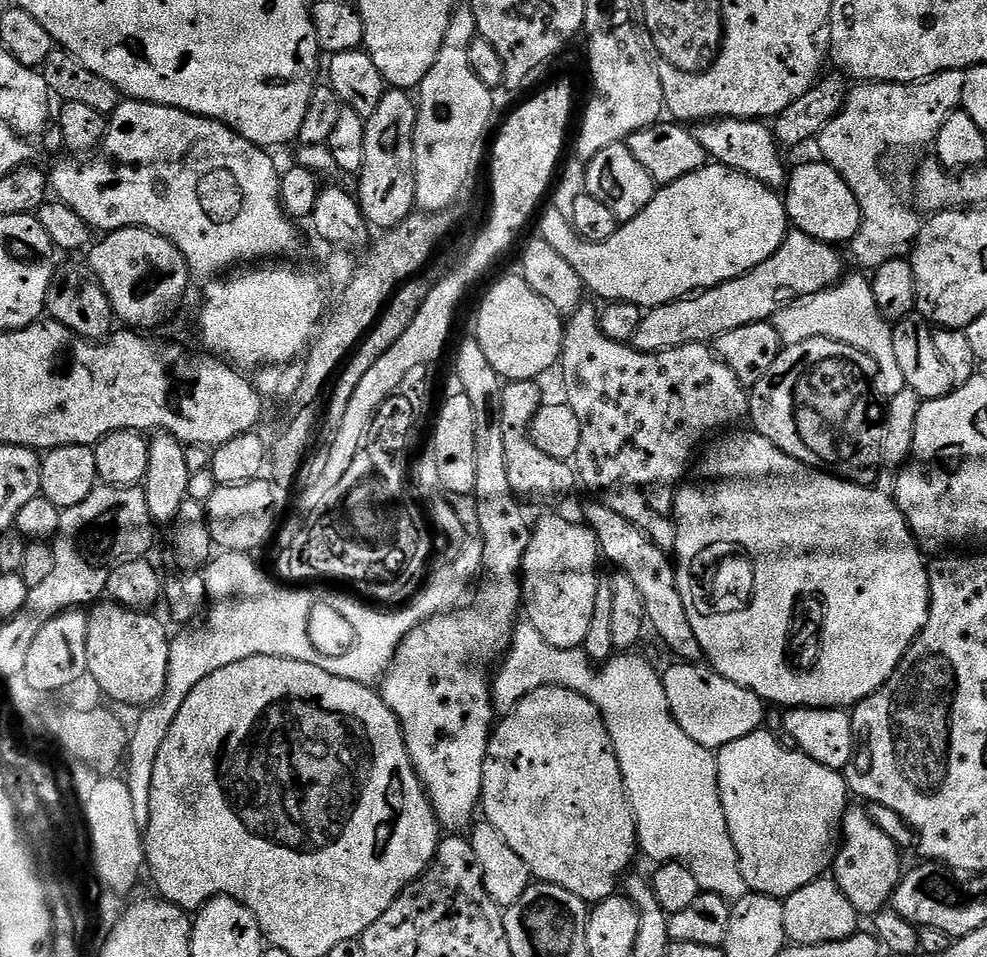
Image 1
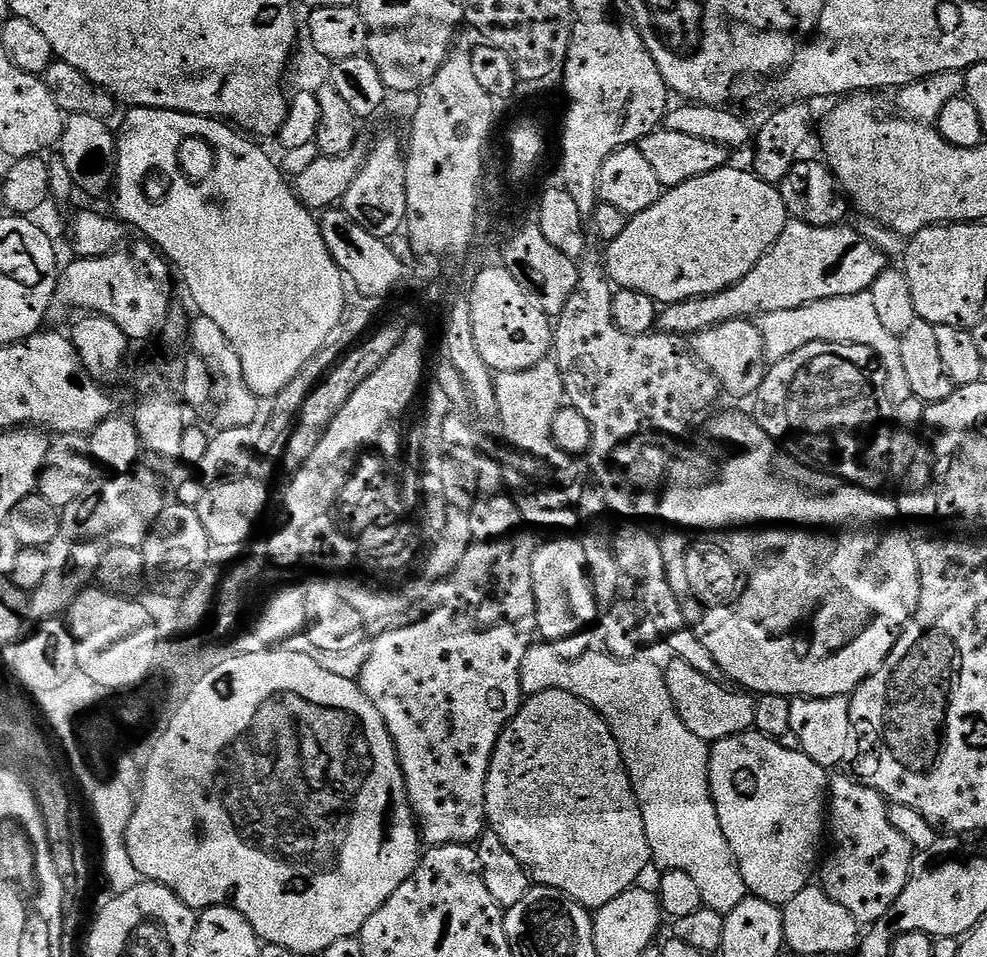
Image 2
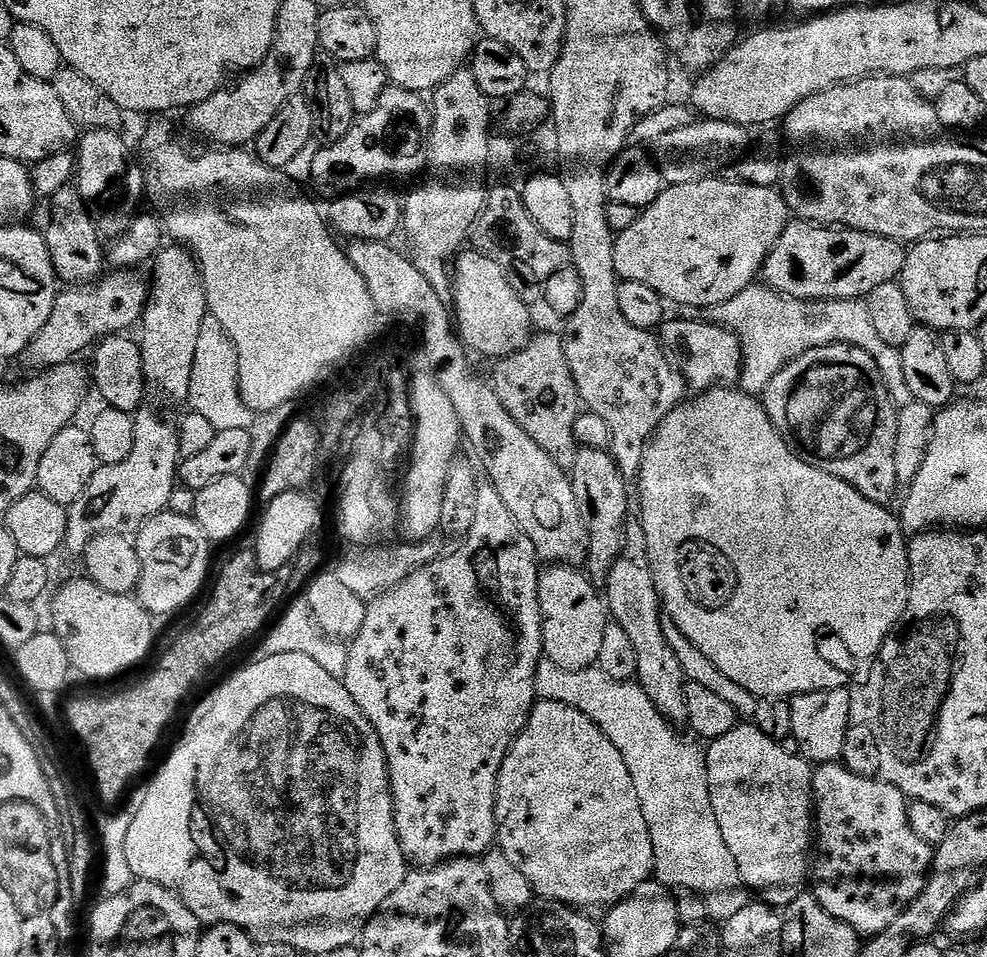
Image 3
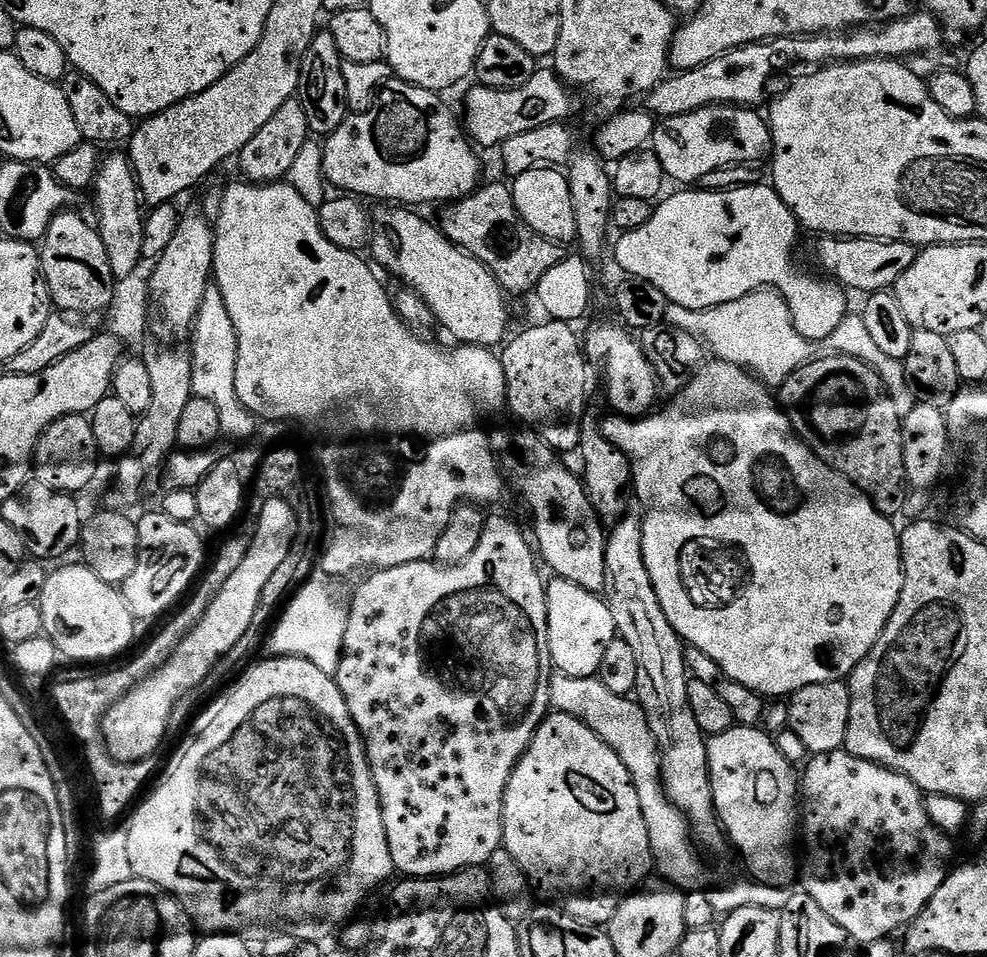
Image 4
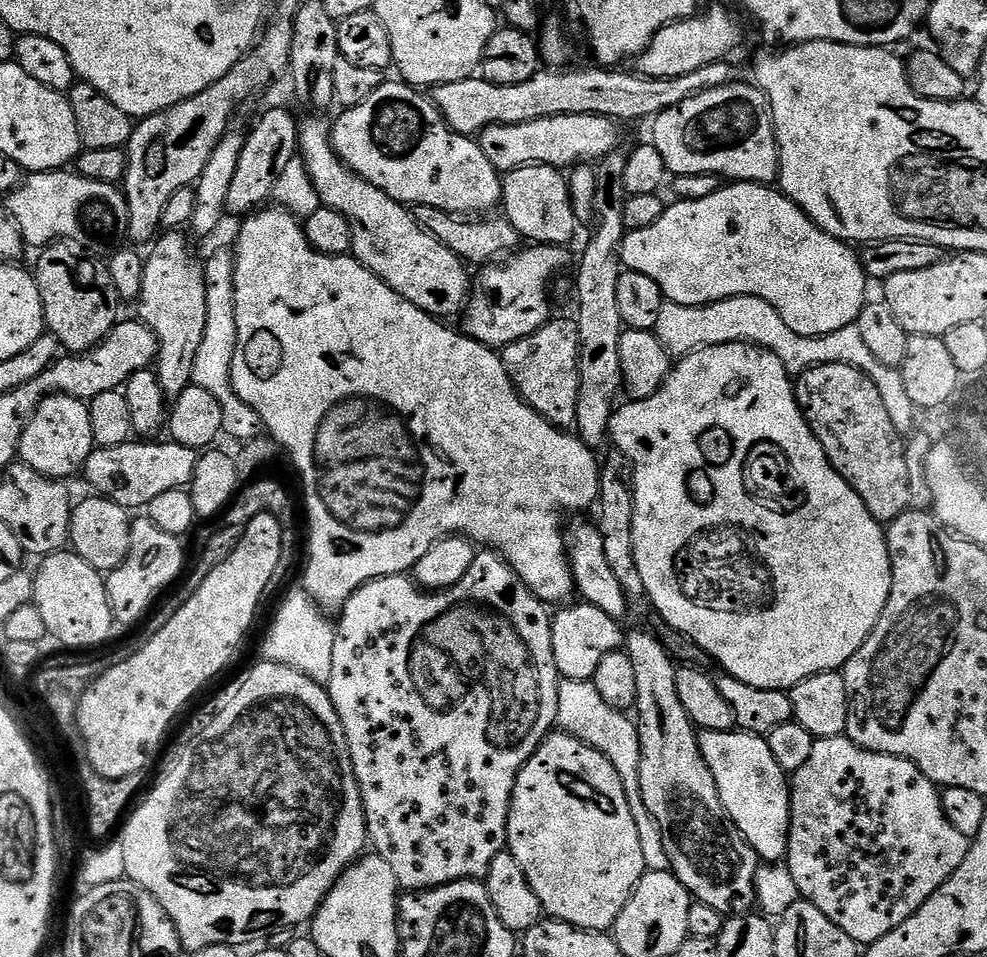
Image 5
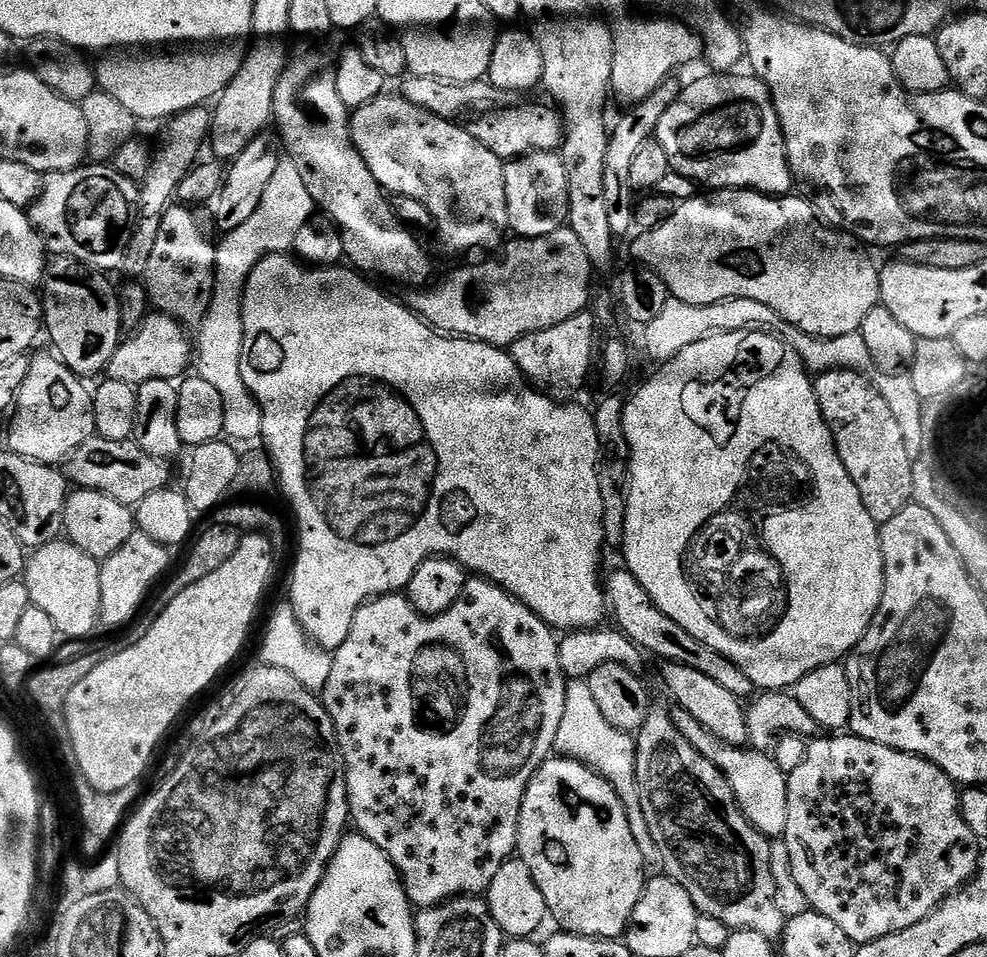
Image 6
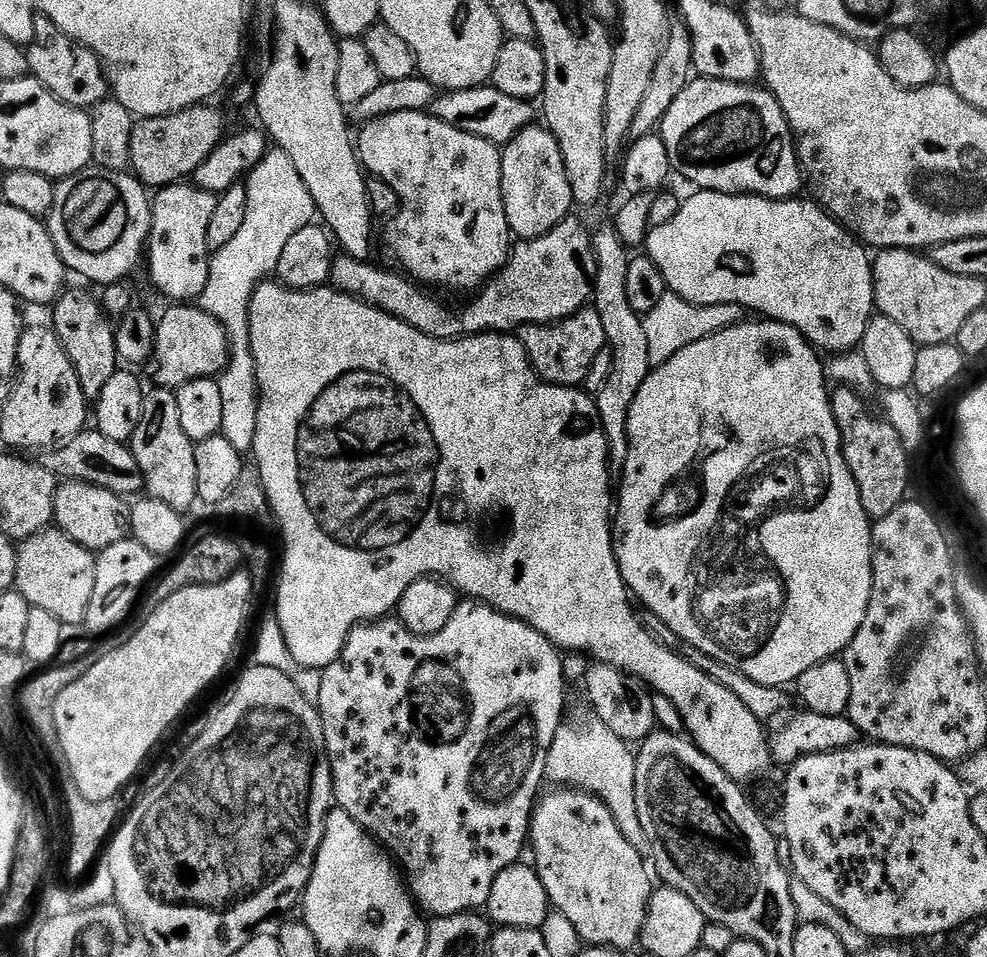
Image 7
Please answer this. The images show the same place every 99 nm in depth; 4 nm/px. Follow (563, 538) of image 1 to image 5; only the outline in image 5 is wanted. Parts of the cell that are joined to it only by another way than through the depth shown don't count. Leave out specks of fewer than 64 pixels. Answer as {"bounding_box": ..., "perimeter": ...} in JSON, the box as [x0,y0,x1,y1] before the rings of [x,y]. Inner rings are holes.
{"bounding_box":[552,602,626,680],"perimeter":[[[583,602],[575,603],[569,603],[567,606],[561,607],[557,611],[561,612],[558,614],[555,613],[552,622],[552,645],[554,646],[556,670],[566,680],[583,680],[591,677],[592,673],[596,670],[596,663],[604,657],[605,652],[617,651],[626,640],[625,633],[623,631],[620,633],[621,625],[617,620],[610,618],[606,614],[602,614],[602,610],[598,610],[594,606]]]}

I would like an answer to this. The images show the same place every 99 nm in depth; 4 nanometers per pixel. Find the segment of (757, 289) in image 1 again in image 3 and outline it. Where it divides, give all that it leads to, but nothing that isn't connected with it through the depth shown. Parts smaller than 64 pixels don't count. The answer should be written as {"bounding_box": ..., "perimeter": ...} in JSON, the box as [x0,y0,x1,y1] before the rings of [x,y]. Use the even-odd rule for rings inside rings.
{"bounding_box":[762,219,908,302],"perimeter":[[[793,219],[772,247],[762,269],[762,280],[782,296],[792,296],[805,302],[830,300],[864,300],[878,286],[899,281],[900,272],[908,257],[905,245],[899,240],[882,238],[878,234],[859,232],[853,228],[814,224],[810,220]]]}

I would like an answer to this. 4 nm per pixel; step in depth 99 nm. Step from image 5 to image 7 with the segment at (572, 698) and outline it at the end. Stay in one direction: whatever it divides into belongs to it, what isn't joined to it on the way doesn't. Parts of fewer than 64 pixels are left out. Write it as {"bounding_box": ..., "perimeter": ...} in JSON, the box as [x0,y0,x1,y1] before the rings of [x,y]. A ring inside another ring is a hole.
{"bounding_box":[544,714,648,854],"perimeter":[[[594,714],[587,715],[560,723],[546,758],[544,775],[549,781],[553,780],[553,785],[575,788],[597,796],[608,807],[610,814],[614,814],[614,822],[618,822],[618,830],[626,834],[626,842],[633,844],[641,854],[647,853],[648,839],[638,818],[636,801],[636,752],[628,749],[631,748],[629,741],[618,738],[606,722]]]}

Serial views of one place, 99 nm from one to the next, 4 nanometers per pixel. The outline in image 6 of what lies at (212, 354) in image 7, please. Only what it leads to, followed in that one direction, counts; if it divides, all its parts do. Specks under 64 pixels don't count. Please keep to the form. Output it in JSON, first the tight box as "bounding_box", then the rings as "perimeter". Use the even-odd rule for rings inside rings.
{"bounding_box":[107,311,194,386],"perimeter":[[[153,311],[135,332],[121,339],[118,350],[114,350],[114,358],[108,363],[107,379],[137,386],[155,380],[179,381],[194,360],[193,341],[187,340],[184,332],[185,325],[178,323],[173,316]]]}

